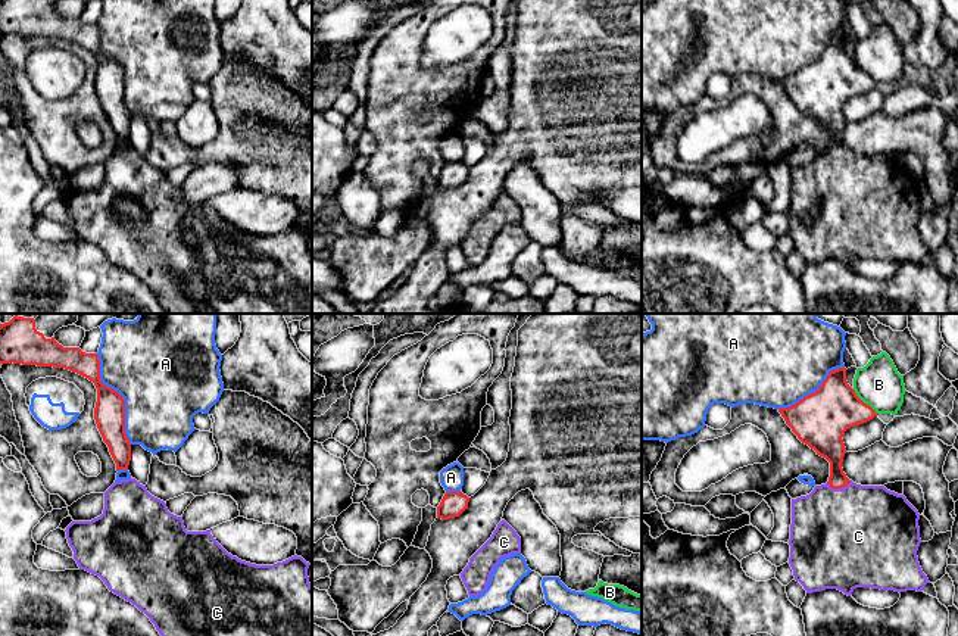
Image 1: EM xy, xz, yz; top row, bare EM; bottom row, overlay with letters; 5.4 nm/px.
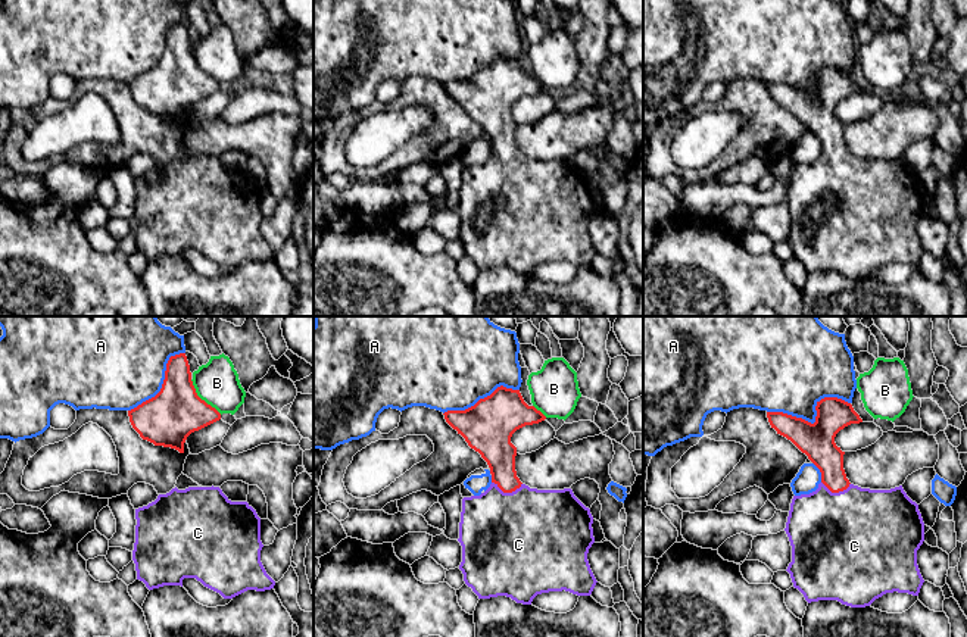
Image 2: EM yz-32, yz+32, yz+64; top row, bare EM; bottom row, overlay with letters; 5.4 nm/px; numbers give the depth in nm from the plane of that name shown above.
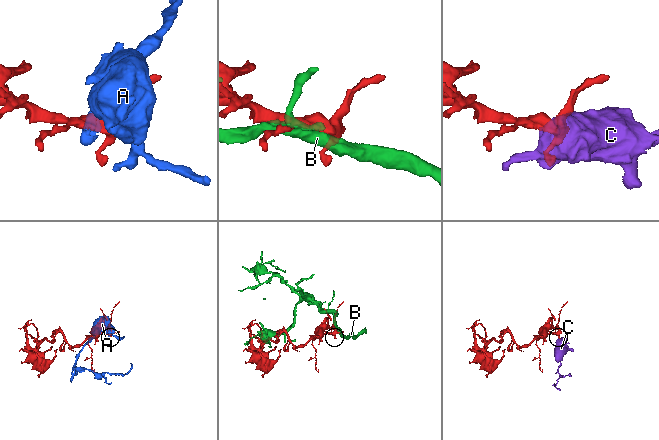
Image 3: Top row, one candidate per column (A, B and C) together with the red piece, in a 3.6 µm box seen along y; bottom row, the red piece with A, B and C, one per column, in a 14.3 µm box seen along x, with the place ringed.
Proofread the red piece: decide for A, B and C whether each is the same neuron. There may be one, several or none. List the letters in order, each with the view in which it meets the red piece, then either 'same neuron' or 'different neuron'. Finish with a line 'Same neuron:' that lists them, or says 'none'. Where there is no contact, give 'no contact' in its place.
A: xy | different neuron
B: yz | different neuron
C: yz | same neuron
Same neuron: C

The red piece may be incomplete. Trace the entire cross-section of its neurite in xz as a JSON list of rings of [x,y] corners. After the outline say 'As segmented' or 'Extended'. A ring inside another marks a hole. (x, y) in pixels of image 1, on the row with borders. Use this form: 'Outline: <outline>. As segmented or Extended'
Outline: [[[446,492],[437,506],[437,518],[449,520],[459,517],[468,508],[469,498],[462,492]]]. As segmented

